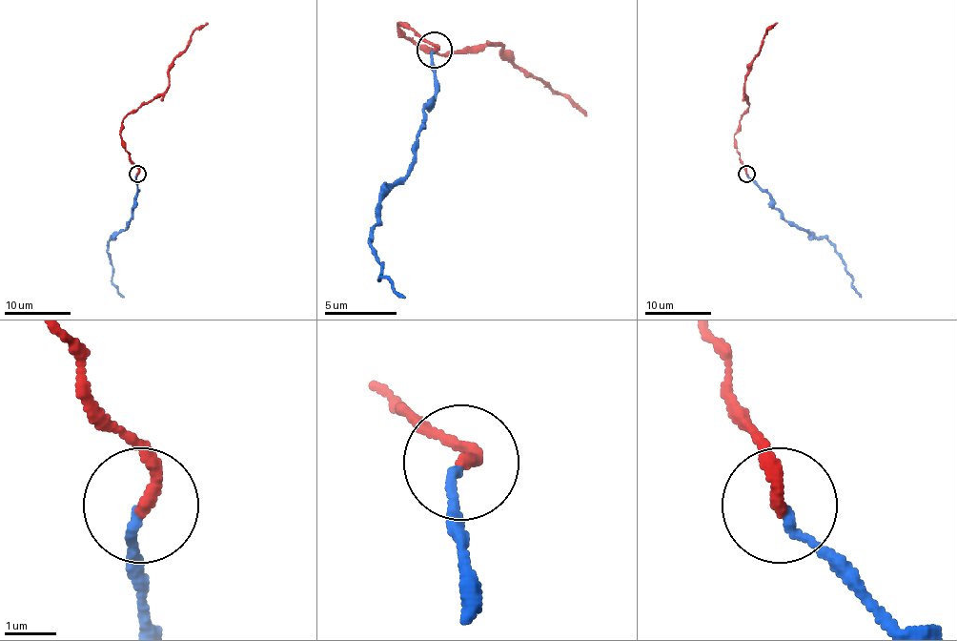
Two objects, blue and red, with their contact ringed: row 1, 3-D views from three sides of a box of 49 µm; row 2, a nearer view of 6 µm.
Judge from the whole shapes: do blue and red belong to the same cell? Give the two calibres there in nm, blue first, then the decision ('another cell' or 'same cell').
calibres 170 and 280 nm; same cell

